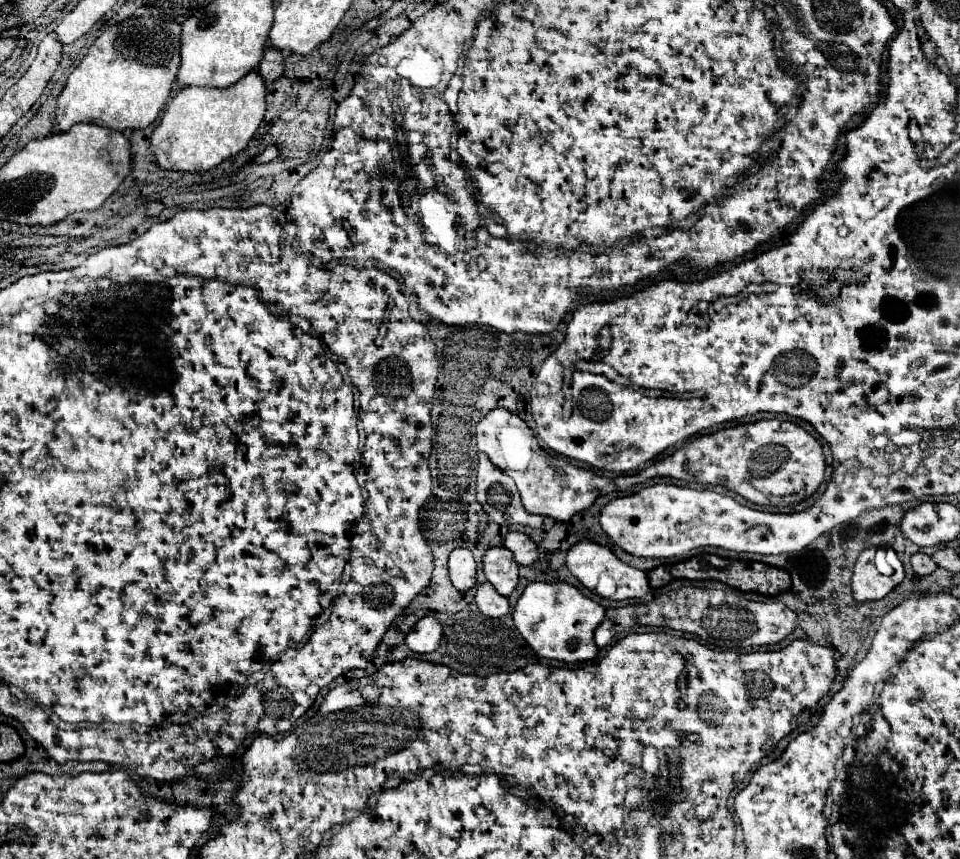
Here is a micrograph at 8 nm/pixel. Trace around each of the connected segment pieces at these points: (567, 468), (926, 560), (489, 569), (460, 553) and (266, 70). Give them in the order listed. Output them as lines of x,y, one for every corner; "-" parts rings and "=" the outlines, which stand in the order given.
495,407
491,409
475,427
475,443
479,451
483,451
499,469
503,469
521,493
523,507
529,513
547,515
557,521
569,521
575,513
581,513
593,505
593,501
603,495
611,493
615,487
611,479
599,477
593,471
575,467
566,460
555,460
535,439
531,427
515,413
=
915,553
911,557
911,565
913,565
917,575
929,575
929,573
933,573
937,569
937,565
933,563
933,559
927,553
=
503,545
491,547
485,551
485,557
483,557
485,577
501,595
507,597
515,589
517,577
519,577
517,569
519,565
515,563
513,553
=
453,549
449,555
449,577
459,591
467,591
475,585
477,563
469,549
=
269,47
259,63
259,75
263,77
263,81
271,83
275,79
279,79
283,73
283,53
279,49

